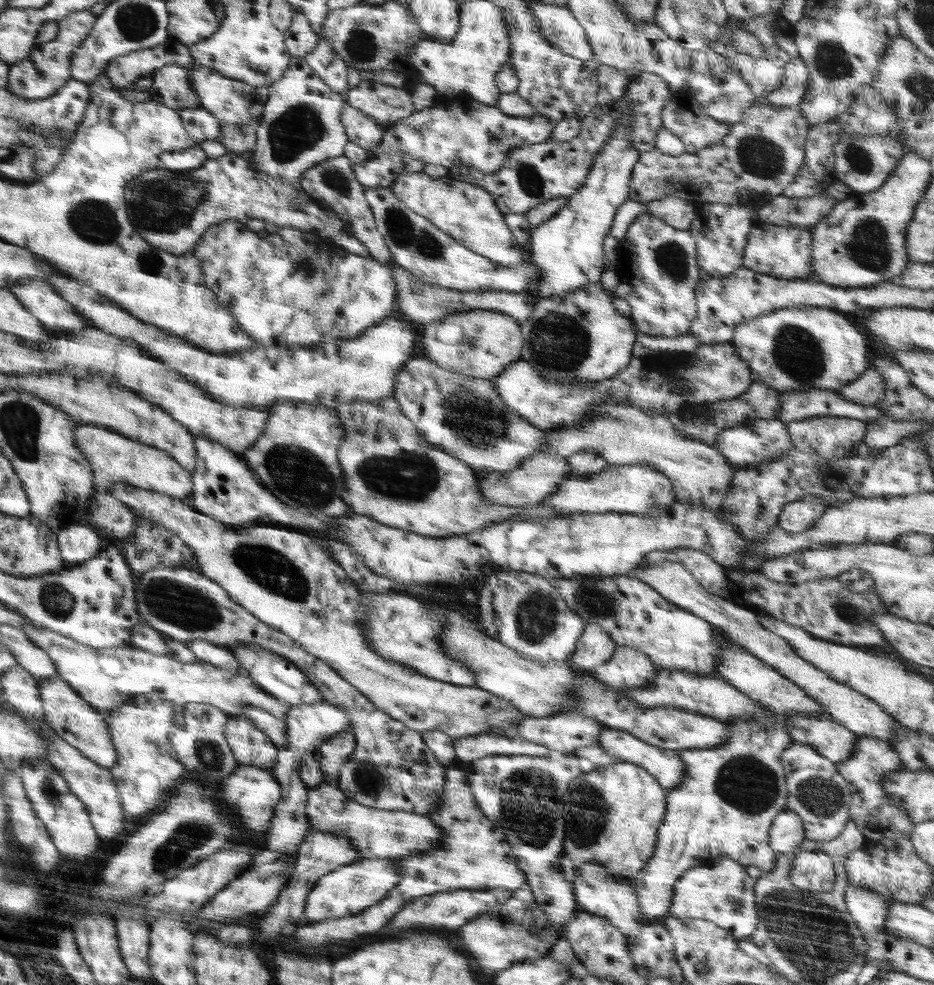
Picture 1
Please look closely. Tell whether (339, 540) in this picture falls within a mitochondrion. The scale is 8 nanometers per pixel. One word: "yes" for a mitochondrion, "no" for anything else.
no

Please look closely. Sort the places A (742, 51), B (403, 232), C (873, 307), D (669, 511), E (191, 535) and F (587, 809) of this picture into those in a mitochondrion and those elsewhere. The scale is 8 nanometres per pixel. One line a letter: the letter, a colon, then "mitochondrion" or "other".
A: mitochondrion
B: mitochondrion
C: other
D: other
E: other
F: mitochondrion

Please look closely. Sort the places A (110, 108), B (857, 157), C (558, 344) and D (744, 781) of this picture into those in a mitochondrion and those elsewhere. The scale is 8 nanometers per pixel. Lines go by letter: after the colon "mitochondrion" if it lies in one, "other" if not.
A: mitochondrion
B: mitochondrion
C: mitochondrion
D: mitochondrion

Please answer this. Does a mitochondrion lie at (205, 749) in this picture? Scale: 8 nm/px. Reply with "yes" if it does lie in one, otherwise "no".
yes

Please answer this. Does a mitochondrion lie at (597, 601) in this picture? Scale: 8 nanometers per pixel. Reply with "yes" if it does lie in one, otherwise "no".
yes

